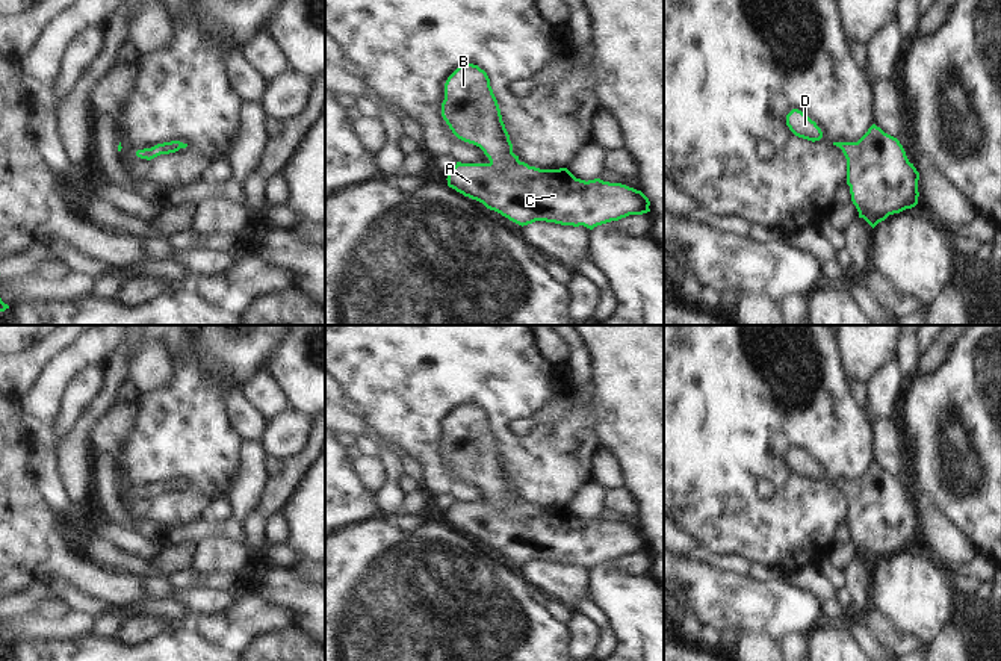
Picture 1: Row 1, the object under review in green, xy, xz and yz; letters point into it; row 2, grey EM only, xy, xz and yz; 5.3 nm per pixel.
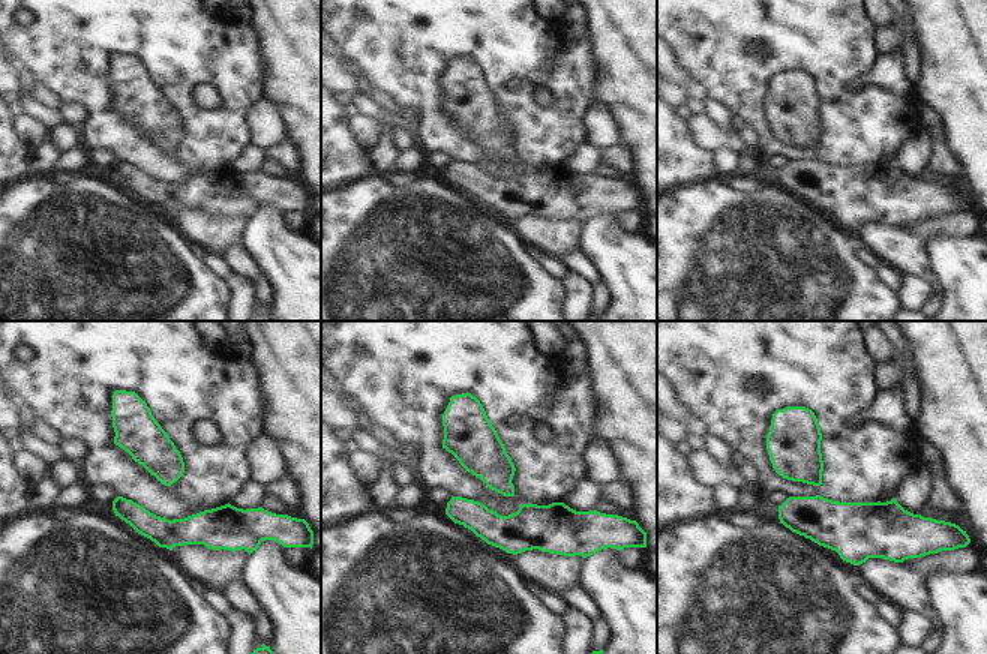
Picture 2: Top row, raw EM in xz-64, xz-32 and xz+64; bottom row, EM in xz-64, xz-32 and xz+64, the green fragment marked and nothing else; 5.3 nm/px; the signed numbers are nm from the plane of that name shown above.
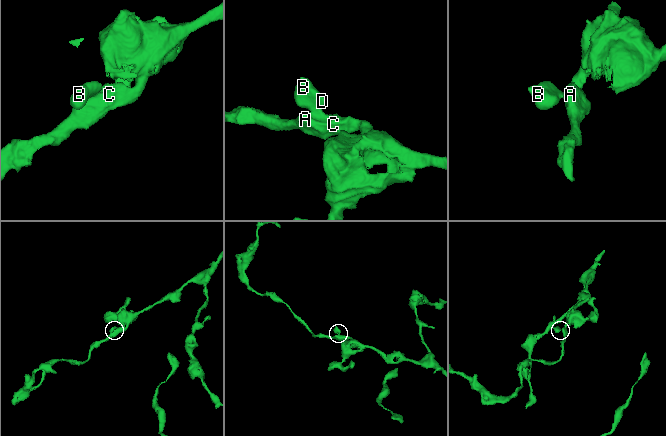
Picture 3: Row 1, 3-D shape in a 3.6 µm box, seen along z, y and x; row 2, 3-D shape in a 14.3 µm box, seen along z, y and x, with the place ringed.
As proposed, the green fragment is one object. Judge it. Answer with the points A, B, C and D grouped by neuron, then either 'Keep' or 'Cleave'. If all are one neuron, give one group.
Groups: A B C D. Keep

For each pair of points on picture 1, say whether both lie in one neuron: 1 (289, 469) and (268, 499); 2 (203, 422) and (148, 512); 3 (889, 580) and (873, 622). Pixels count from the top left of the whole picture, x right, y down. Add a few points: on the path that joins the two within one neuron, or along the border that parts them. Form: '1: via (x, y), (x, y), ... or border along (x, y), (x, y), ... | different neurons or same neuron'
1: via (289, 477), (275, 492) | same neuron
2: via (203, 449), (203, 480), (176, 507) | same neuron
3: border along (873, 604), (883, 616), (906, 631) | different neurons

